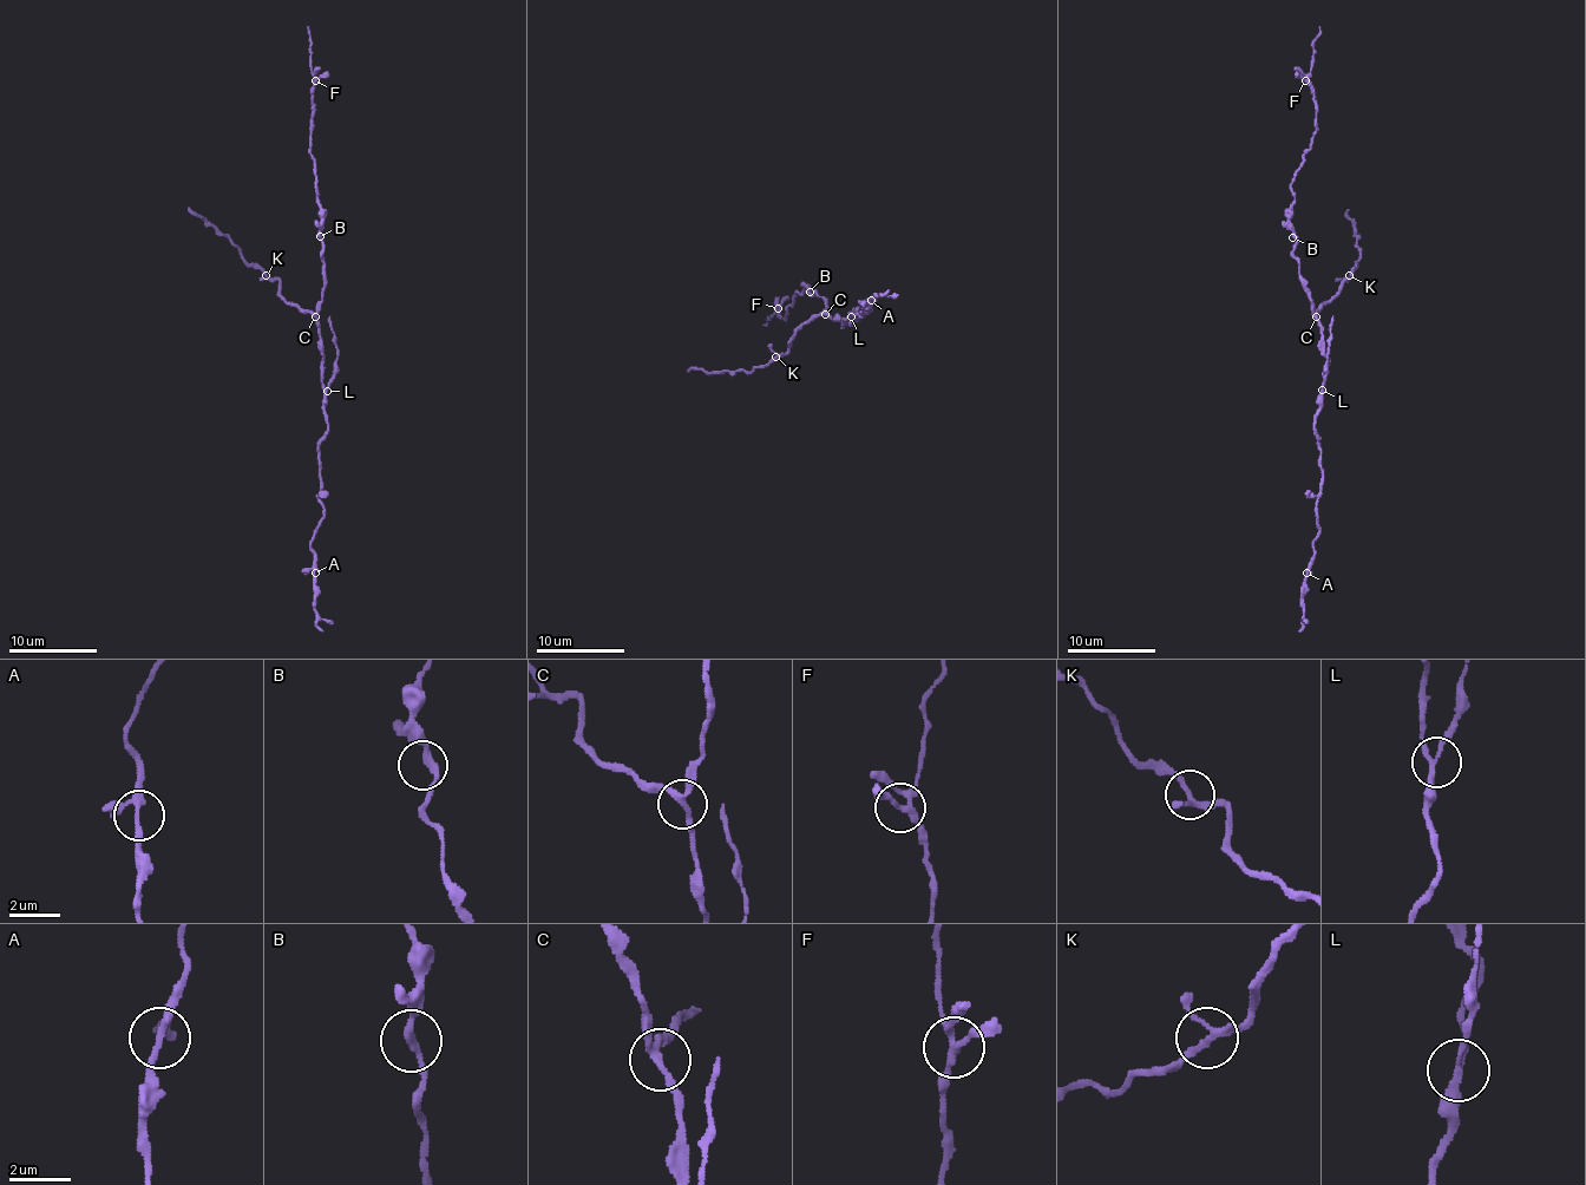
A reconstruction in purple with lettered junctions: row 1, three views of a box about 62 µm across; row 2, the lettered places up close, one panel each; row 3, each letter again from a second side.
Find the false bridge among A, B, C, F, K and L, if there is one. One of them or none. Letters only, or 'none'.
L

